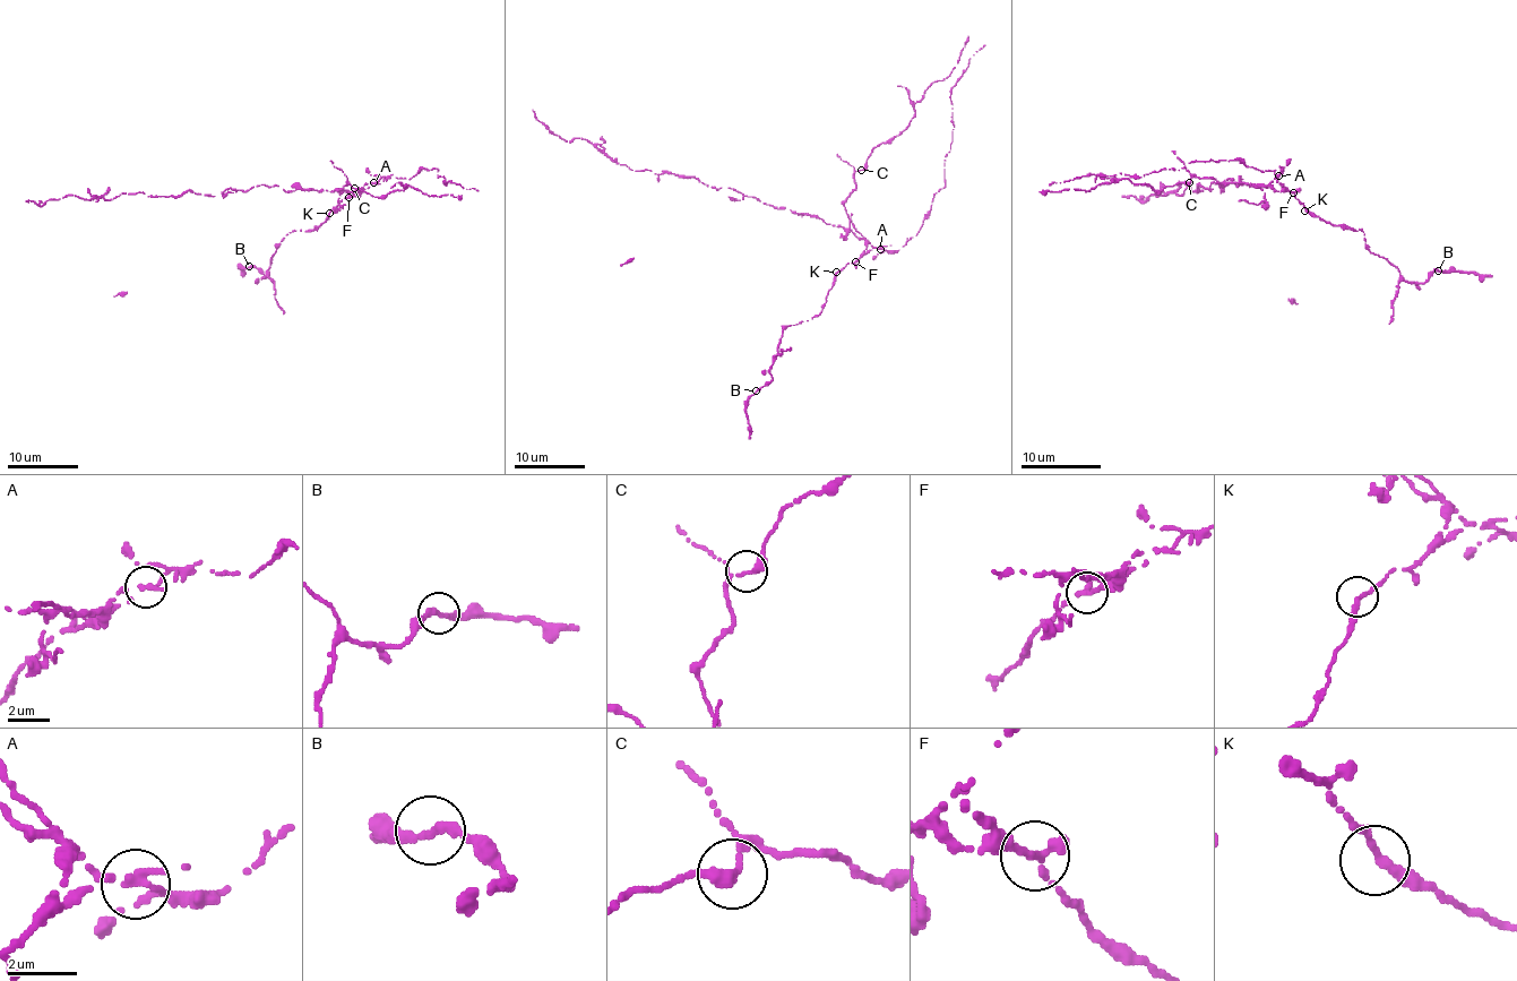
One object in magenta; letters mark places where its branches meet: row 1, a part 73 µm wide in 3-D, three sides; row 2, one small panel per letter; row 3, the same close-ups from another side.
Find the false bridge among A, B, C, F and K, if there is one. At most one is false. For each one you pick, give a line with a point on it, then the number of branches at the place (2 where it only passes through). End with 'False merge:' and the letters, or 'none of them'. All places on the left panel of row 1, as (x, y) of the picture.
A: at (373, 182); 2 branches meet
False merge: A

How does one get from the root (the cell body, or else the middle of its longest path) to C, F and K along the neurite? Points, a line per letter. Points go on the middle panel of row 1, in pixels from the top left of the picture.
C: (821, 218), (827, 224), (853, 227), (844, 201), (855, 187), (853, 174), (861, 170)
F: (821, 218), (827, 224), (848, 227), (865, 240), (865, 249), (855, 261)
K: (821, 218), (827, 224), (848, 227), (865, 240), (864, 252), (836, 272)

